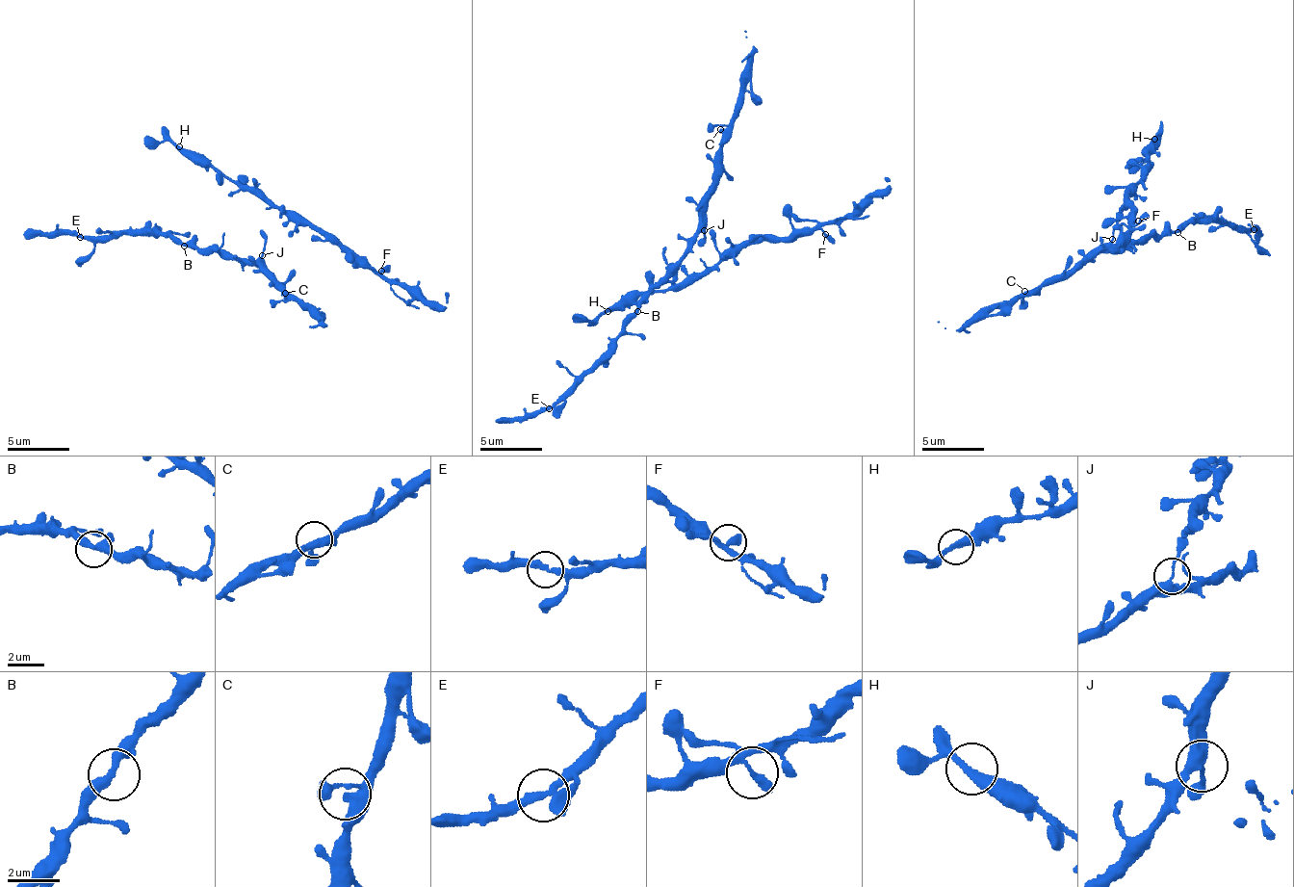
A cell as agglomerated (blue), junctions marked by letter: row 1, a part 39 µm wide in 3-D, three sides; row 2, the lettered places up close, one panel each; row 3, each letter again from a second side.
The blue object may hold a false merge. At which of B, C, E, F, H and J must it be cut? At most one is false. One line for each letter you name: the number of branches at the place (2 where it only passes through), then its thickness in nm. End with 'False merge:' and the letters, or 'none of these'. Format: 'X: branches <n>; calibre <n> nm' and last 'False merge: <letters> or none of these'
False merge: none of these

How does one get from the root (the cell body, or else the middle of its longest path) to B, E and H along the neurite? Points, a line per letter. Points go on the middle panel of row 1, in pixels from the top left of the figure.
B: (688, 242), (688, 253), (682, 263), (648, 296), (637, 311)
E: (688, 242), (688, 253), (648, 296), (616, 344), (550, 407)
H: (688, 242), (702, 229), (703, 237), (727, 239), (731, 245), (710, 269), (664, 290), (626, 294), (608, 311)

